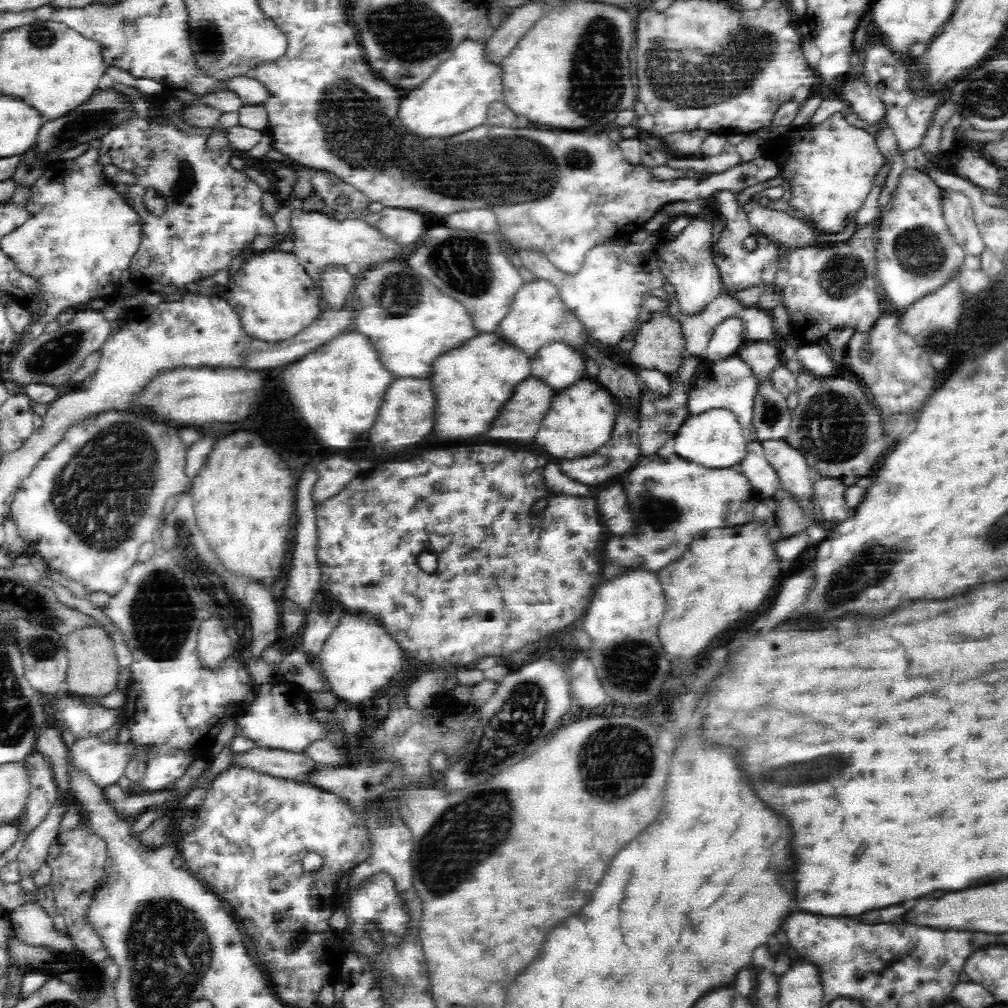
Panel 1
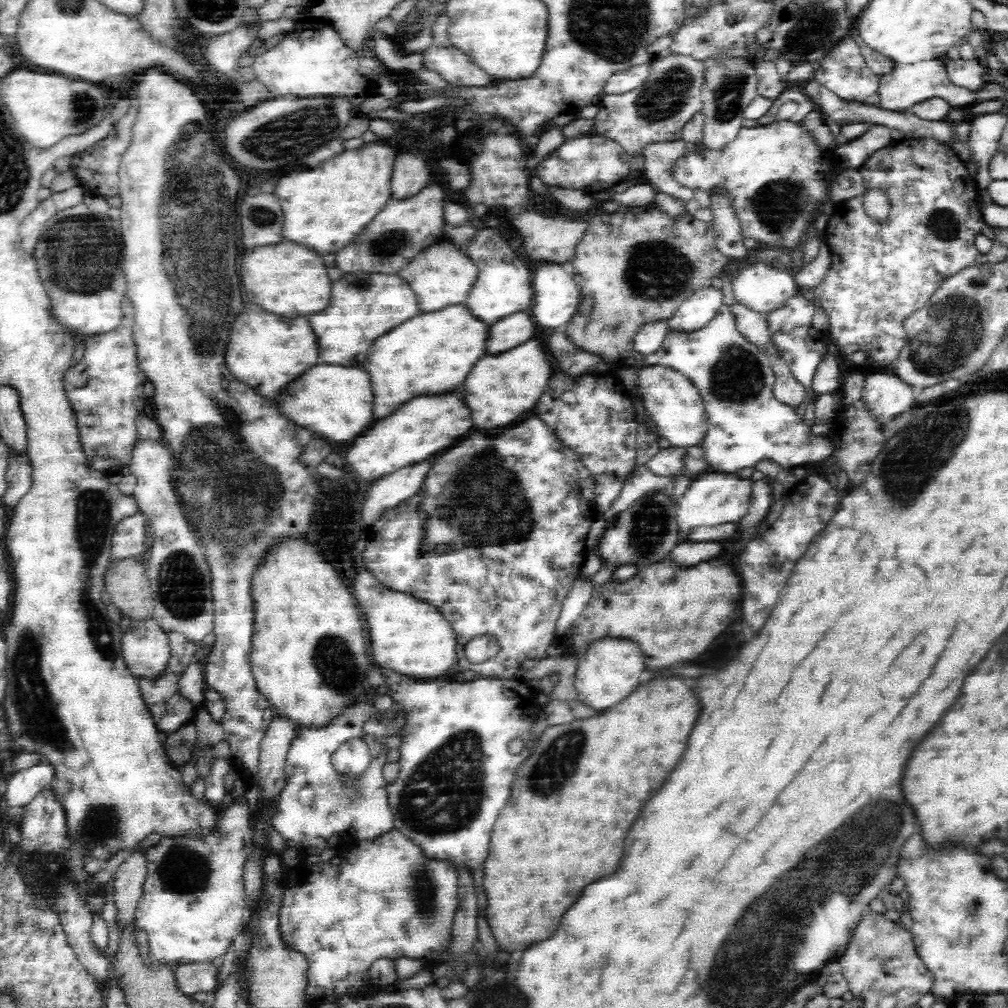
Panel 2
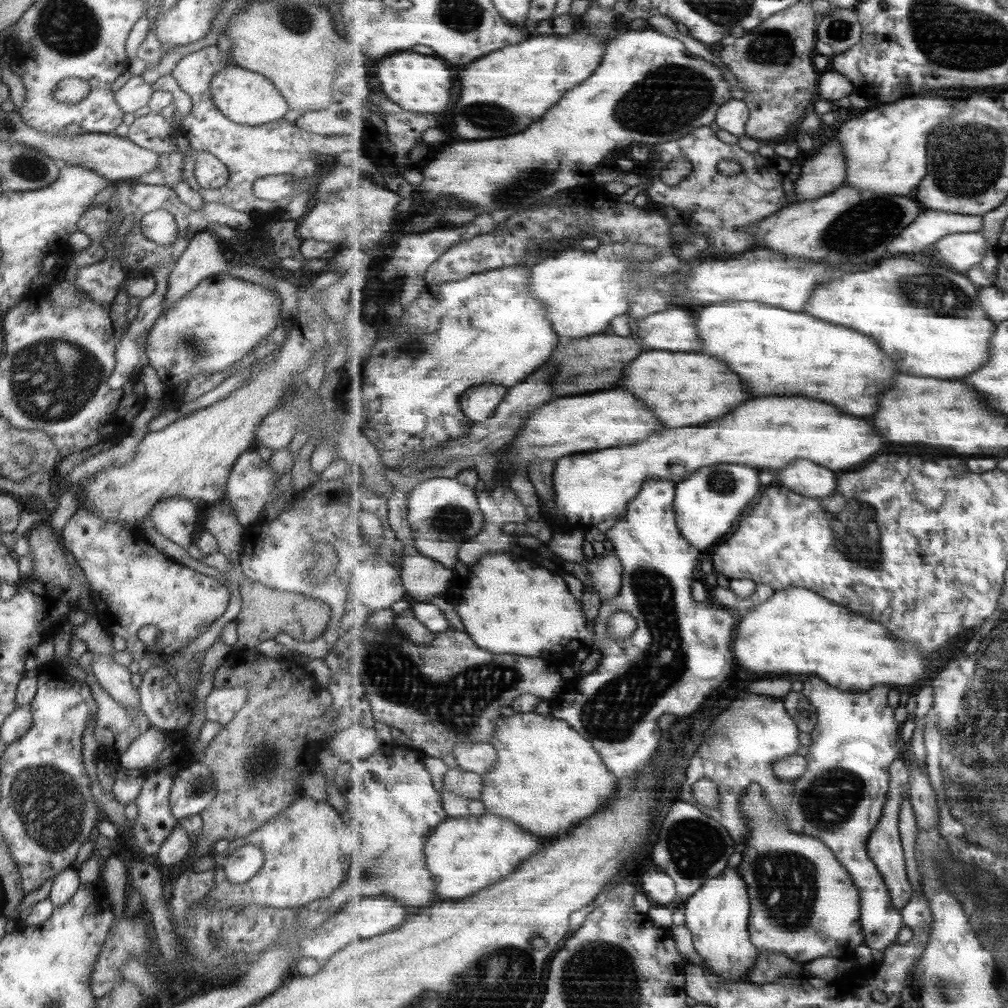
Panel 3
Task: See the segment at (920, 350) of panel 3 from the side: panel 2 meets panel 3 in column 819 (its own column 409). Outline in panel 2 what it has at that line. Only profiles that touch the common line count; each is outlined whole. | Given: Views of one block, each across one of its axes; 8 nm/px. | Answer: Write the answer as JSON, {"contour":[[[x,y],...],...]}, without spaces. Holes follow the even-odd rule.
{"contour":[[[366,273],[362,278],[366,278],[364,284],[358,282],[358,276],[344,276],[334,282],[330,306],[320,314],[308,316],[312,332],[318,340],[320,362],[362,368],[362,360],[378,336],[421,313],[414,291],[400,276]]]}

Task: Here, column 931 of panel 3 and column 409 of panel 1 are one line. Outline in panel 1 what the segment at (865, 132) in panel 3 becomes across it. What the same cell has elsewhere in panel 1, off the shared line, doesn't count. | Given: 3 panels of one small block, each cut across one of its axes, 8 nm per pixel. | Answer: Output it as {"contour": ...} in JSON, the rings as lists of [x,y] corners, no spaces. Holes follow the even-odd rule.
{"contour":[[[463,40],[420,88],[402,100],[398,118],[412,134],[420,138],[446,138],[486,123],[490,104],[503,95],[503,87],[501,65],[486,61],[484,46],[485,43]]]}

